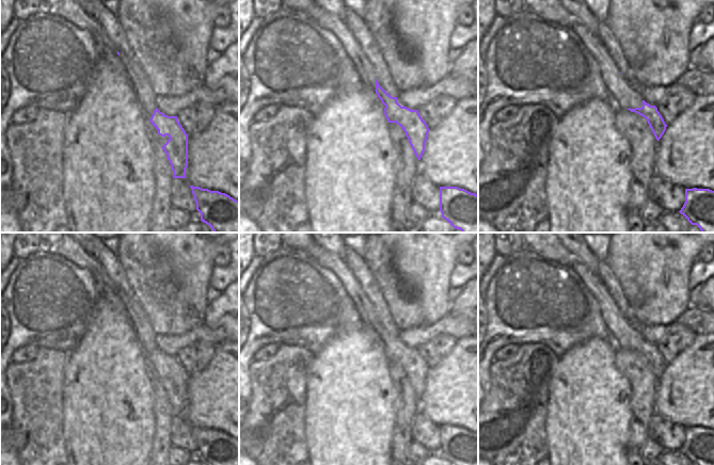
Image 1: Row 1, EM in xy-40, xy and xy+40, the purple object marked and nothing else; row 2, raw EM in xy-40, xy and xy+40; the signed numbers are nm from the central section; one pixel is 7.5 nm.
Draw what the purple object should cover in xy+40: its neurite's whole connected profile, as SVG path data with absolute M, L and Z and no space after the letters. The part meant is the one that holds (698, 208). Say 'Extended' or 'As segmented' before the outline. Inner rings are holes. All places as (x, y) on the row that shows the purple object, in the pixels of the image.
As segmented. M685 189L685 203L679 211L692 225L697 225L701 232L714 232L714 191L710 189Z

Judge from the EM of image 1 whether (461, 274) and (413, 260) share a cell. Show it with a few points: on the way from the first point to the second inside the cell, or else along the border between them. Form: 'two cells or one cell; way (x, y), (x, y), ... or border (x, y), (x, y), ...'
two cells; border (456, 260), (450, 273), (449, 286)

